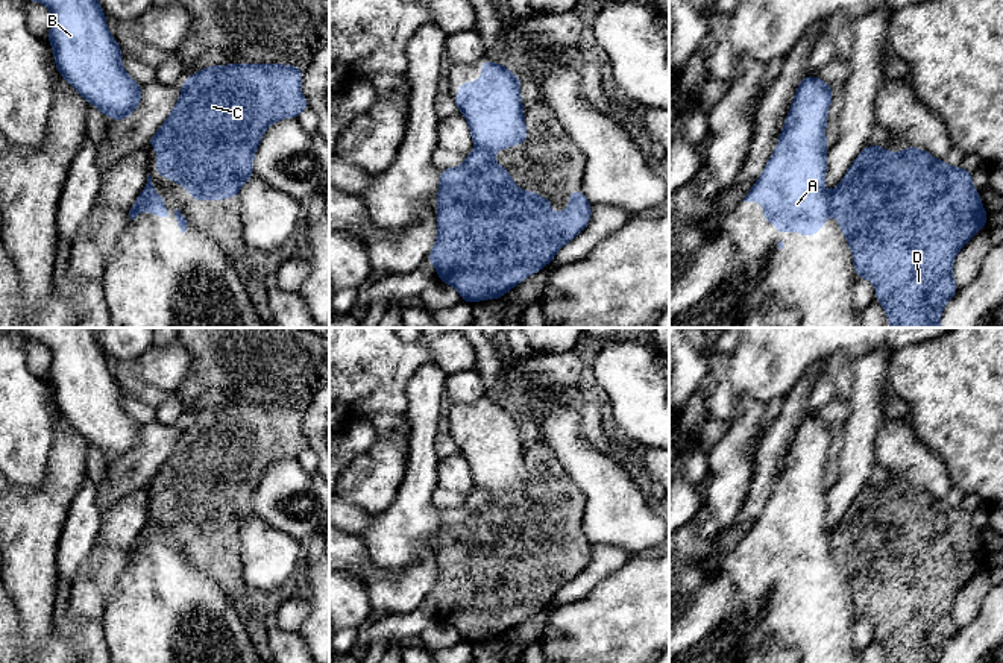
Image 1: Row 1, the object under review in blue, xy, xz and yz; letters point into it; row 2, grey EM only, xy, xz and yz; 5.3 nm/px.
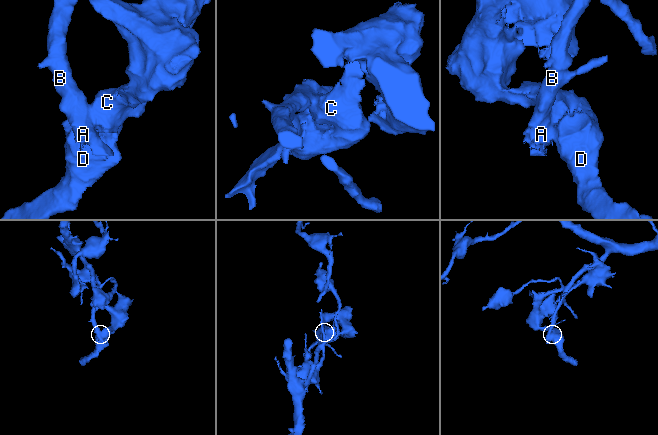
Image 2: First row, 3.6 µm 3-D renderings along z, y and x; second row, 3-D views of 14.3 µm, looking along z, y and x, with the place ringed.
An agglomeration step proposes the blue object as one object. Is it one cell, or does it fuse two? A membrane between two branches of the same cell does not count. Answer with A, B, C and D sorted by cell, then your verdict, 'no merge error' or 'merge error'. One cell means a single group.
A B / C D | merge error

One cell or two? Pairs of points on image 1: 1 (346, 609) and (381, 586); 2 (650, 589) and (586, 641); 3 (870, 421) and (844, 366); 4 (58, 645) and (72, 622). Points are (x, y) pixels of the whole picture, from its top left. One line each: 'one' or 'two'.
1: two
2: one
3: two
4: one

